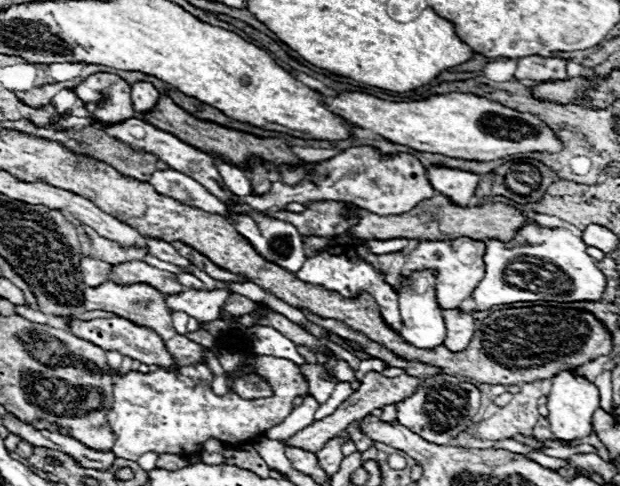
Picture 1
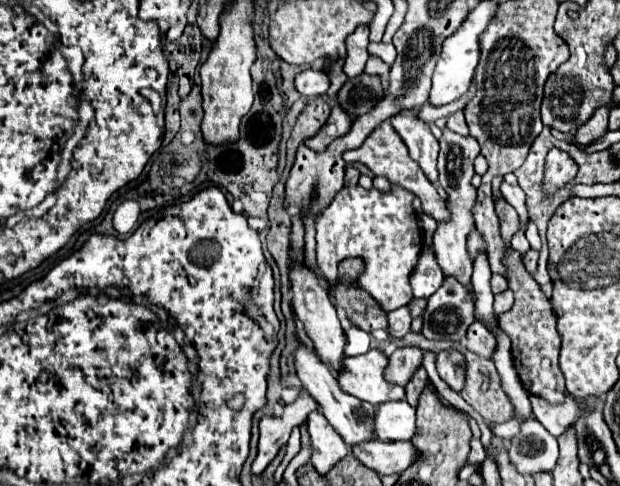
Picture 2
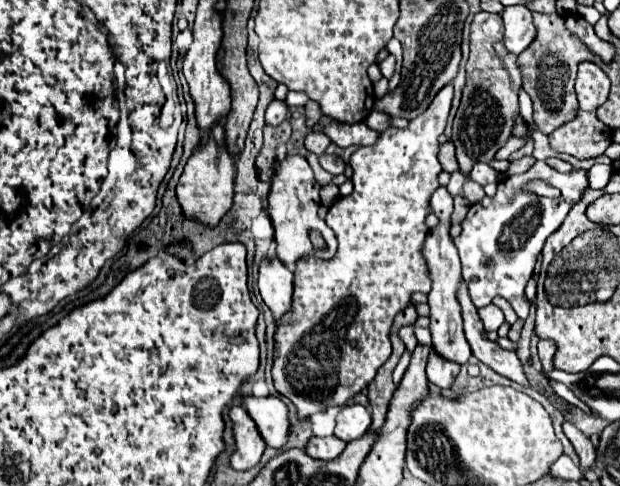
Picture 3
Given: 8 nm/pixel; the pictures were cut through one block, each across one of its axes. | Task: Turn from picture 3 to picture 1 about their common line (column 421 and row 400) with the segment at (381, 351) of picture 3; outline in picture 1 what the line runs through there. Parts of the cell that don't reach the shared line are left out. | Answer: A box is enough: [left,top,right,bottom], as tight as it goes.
[108,332,308,460]

